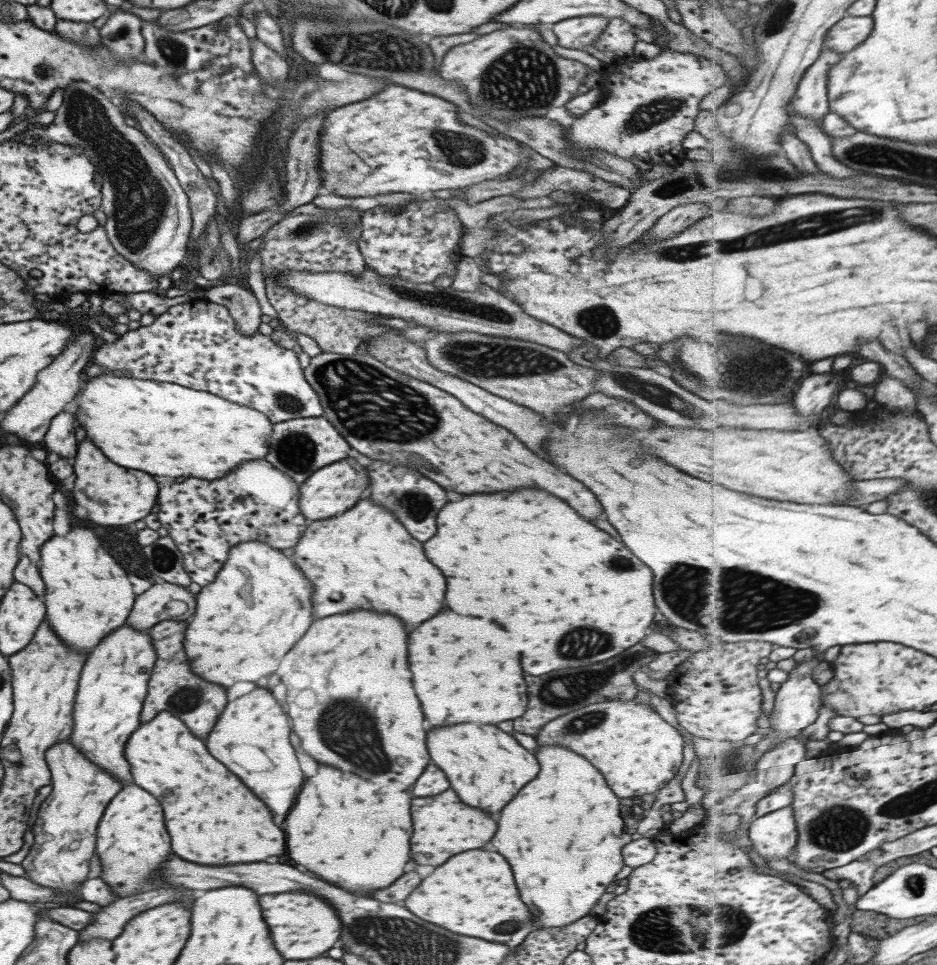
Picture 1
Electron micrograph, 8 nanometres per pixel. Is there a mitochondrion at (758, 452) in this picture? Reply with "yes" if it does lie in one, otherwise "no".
no

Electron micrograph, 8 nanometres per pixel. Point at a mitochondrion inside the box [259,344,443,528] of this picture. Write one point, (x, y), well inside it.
(295, 451)

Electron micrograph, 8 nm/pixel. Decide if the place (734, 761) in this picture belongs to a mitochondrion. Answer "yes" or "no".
yes

